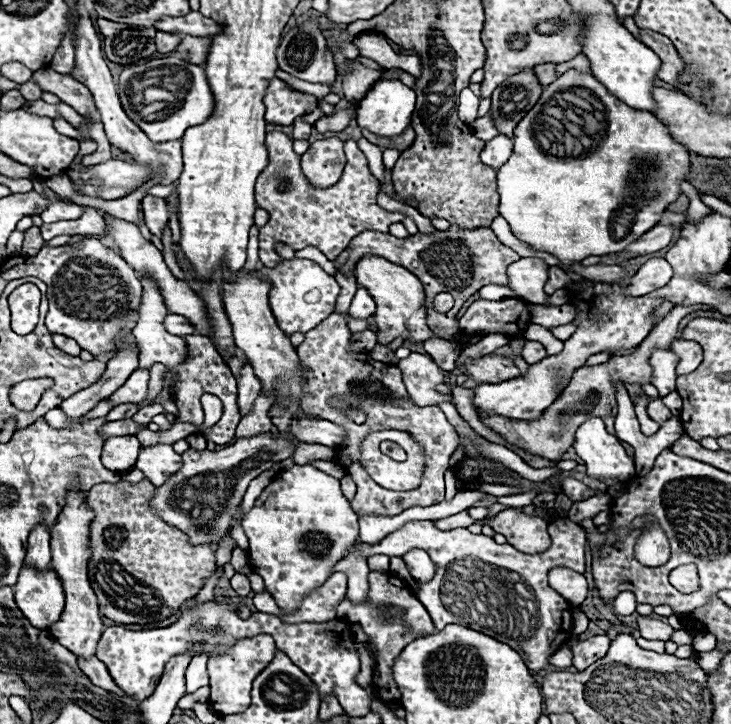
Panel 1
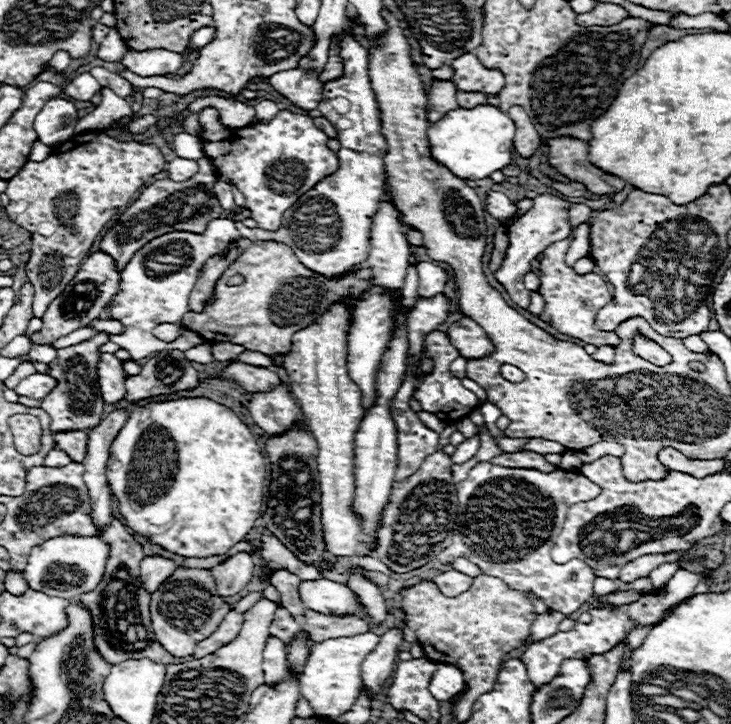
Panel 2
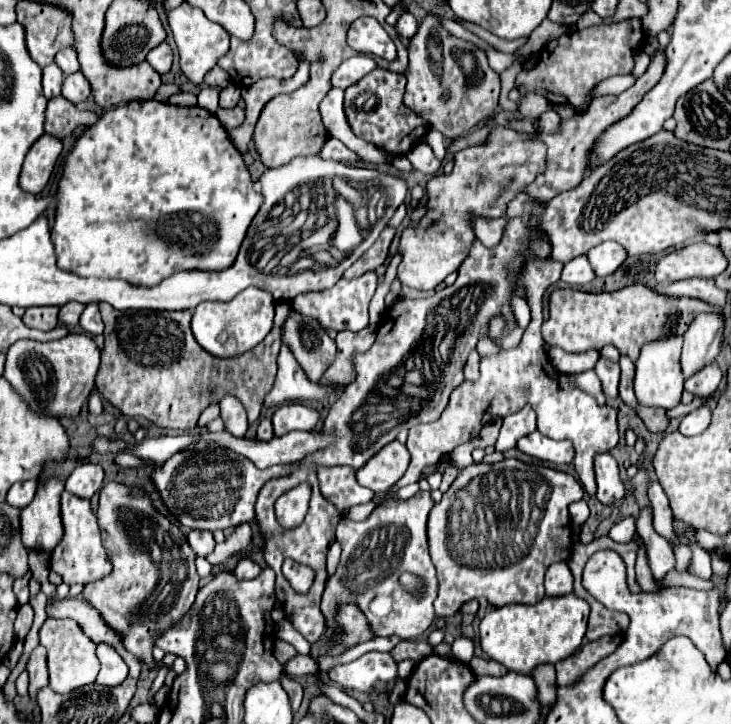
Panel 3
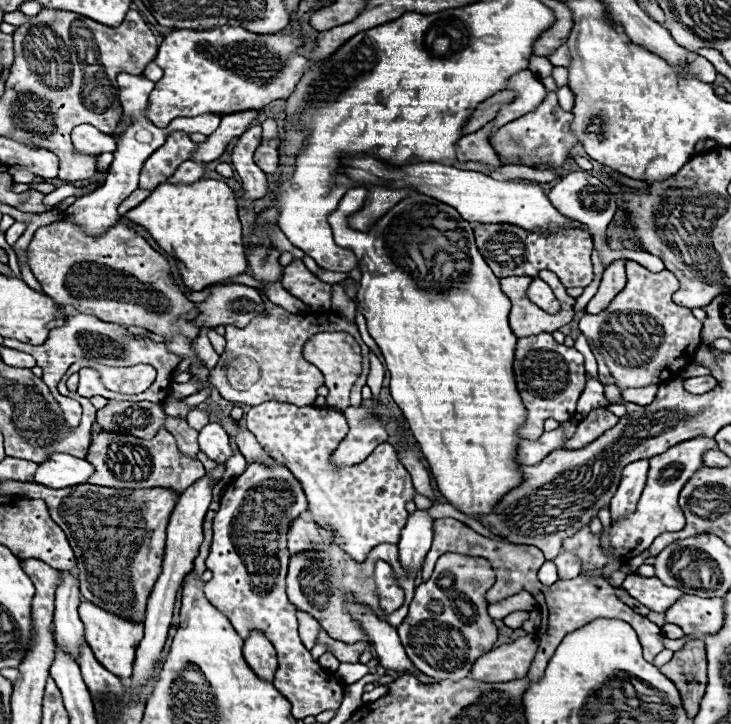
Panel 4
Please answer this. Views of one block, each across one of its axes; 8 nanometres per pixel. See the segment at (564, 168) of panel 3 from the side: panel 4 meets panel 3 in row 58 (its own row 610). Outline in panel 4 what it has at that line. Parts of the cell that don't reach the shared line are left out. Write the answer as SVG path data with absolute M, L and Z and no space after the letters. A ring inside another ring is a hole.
M630 574L622 582L622 588L652 612L666 612L666 606L672 606L682 596L678 588L664 586L658 578L642 578L638 574Z

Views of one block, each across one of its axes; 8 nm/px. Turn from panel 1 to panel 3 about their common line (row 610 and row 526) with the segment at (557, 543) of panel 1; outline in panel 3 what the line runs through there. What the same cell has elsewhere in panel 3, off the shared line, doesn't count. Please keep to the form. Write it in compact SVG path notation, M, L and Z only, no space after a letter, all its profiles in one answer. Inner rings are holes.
M506 458L498 464L470 464L462 468L442 500L428 518L430 556L438 576L438 598L434 600L436 616L454 616L466 600L486 598L492 606L502 604L536 604L544 598L544 572L550 564L570 556L572 524L568 506L584 496L584 486L566 472L526 464Z

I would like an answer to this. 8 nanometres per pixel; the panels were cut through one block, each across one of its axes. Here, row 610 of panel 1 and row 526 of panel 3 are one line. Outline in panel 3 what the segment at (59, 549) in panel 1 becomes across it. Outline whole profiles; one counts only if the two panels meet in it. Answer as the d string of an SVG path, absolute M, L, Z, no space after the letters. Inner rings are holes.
M64 492L62 494L62 524L64 524L64 536L50 554L50 568L58 572L66 584L88 584L92 580L100 580L108 576L112 570L112 562L102 546L98 520L92 512L90 500Z

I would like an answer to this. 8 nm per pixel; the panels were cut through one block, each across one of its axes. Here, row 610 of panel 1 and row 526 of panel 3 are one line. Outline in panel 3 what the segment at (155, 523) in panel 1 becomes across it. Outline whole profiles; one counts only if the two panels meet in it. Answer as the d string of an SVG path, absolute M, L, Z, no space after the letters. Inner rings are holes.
M108 482L100 490L98 522L114 570L110 576L86 584L84 598L100 610L114 630L126 630L126 650L138 654L144 664L154 666L150 654L154 634L182 618L194 604L200 580L194 568L196 554L186 536L152 508L150 498L142 490Z

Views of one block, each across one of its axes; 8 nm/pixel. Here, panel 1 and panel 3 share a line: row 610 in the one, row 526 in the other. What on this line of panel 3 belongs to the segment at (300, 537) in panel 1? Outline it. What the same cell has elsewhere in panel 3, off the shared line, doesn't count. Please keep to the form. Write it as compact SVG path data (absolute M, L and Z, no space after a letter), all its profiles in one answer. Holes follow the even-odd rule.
M302 484L294 490L288 490L276 500L276 518L284 528L294 528L302 522L308 510L310 500L310 486Z

